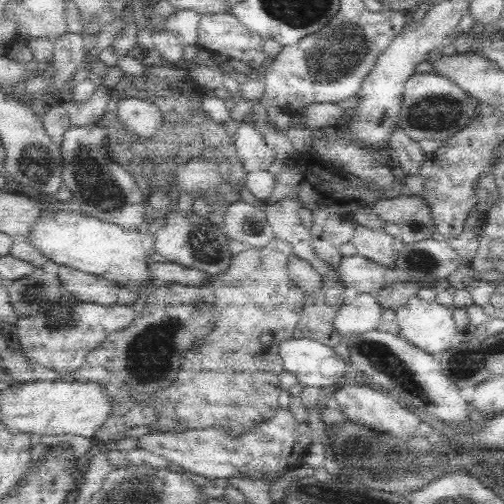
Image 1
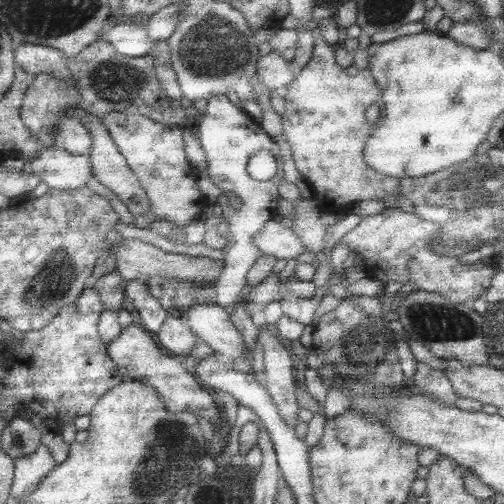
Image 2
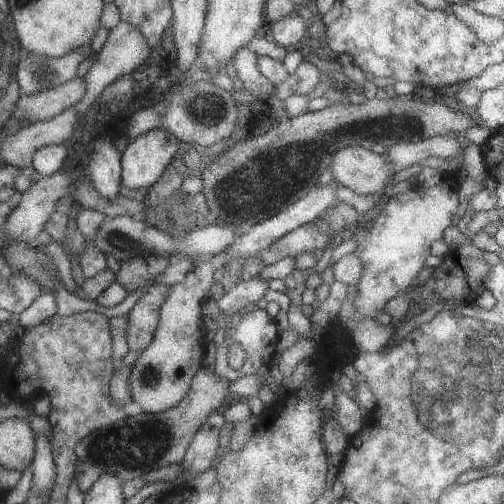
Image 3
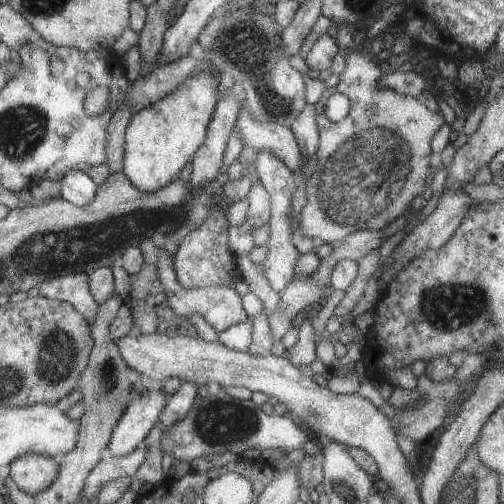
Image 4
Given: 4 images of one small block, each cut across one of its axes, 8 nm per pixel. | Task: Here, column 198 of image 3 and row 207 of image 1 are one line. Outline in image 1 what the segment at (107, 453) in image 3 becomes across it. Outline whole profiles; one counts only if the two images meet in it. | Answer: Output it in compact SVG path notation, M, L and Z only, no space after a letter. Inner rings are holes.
M406 192L400 198L380 200L372 206L372 214L378 224L400 226L400 240L408 246L414 246L436 234L430 208L422 196L412 196Z

